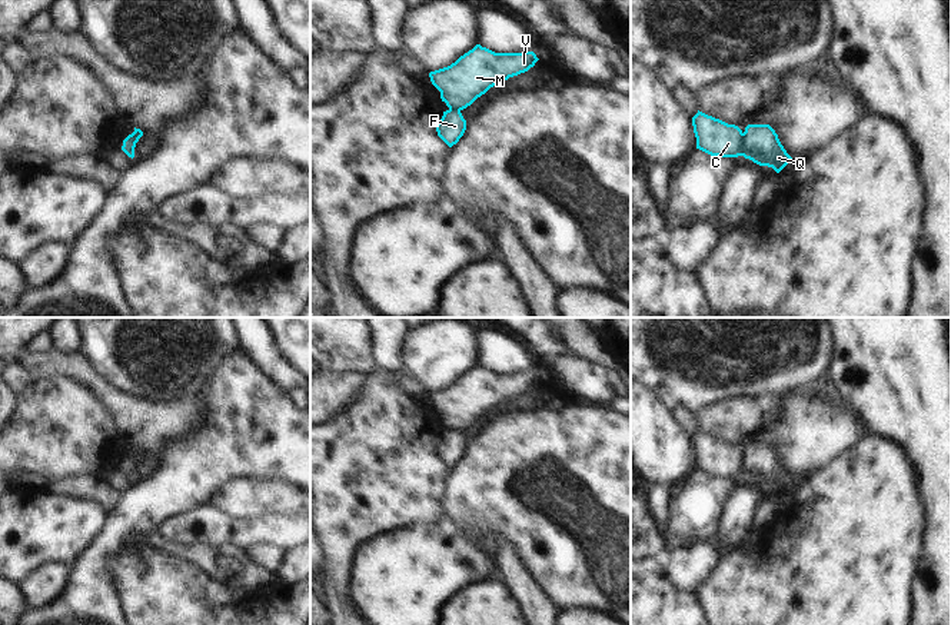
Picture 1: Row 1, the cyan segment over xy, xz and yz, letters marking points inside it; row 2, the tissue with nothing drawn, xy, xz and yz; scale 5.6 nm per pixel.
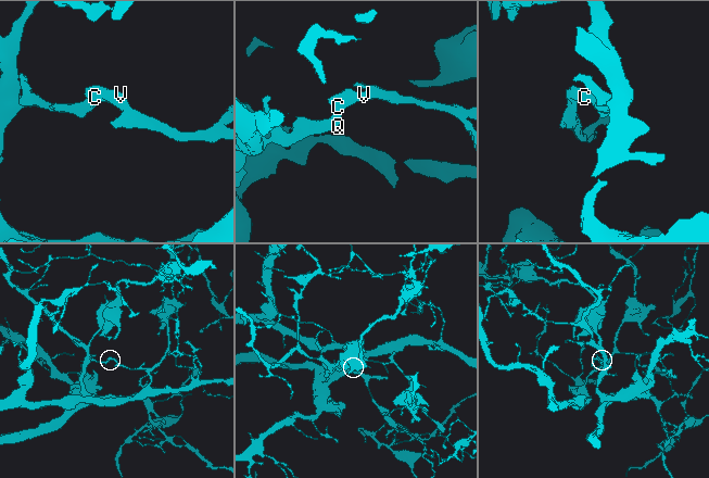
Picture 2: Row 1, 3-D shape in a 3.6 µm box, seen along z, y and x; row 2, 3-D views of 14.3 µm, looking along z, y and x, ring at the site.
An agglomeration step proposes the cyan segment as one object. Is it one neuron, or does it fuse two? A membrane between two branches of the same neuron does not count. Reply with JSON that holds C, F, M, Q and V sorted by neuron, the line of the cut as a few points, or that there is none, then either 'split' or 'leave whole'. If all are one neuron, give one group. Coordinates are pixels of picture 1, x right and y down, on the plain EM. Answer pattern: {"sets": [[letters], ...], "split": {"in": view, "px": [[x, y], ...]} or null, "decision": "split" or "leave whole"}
{"sets": [["C", "M", "V"], ["F", "Q"]], "split": {"in": "yz", "px": [[744, 454], [741, 475]]}, "decision": "split"}

